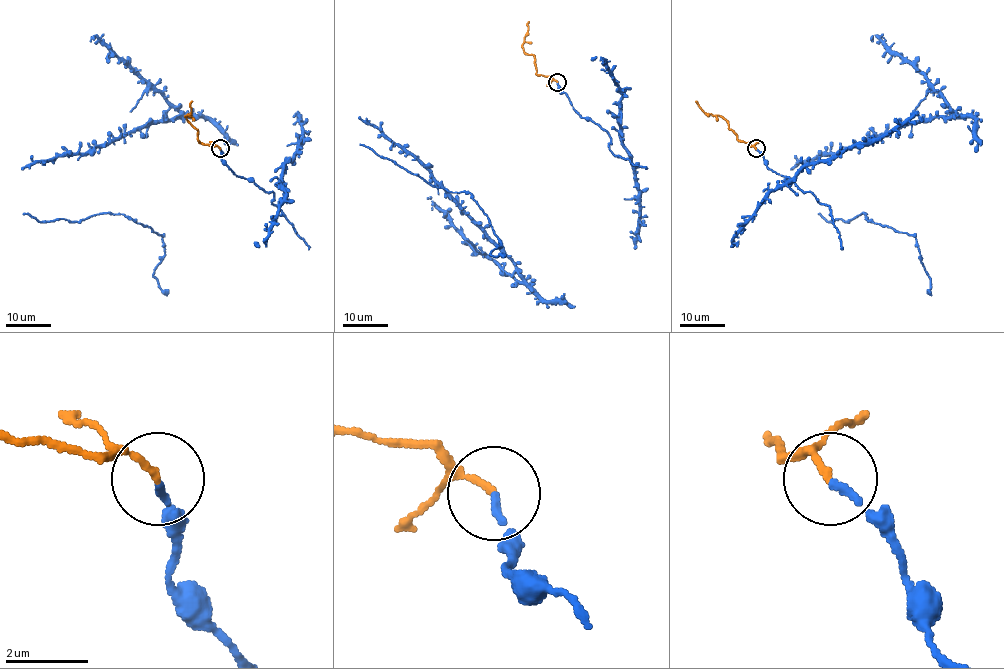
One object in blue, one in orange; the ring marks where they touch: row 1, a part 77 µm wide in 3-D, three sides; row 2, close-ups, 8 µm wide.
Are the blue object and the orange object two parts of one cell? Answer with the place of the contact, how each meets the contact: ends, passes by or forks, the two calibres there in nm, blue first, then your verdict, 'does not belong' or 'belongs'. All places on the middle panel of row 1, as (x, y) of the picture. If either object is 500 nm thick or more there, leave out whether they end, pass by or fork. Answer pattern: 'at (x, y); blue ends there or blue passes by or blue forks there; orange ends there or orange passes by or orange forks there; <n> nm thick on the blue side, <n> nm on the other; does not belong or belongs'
at (557, 82); blue ends there; orange ends there; 180 nm thick on the blue side, 170 nm on the other; belongs

